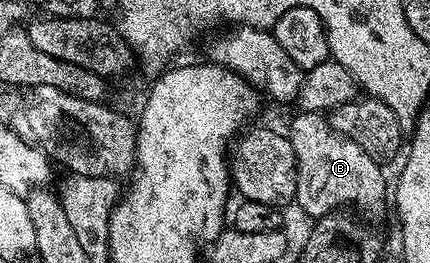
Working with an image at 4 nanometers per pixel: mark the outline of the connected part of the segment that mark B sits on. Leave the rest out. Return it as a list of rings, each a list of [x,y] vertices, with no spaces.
[[[299,111],[296,114],[289,128],[297,167],[294,204],[300,205],[311,219],[351,207],[347,205],[356,205],[360,209],[358,212],[367,219],[381,216],[383,208],[389,205],[389,181],[387,185],[384,166],[371,157],[365,147],[344,133],[338,133],[322,112]]]

